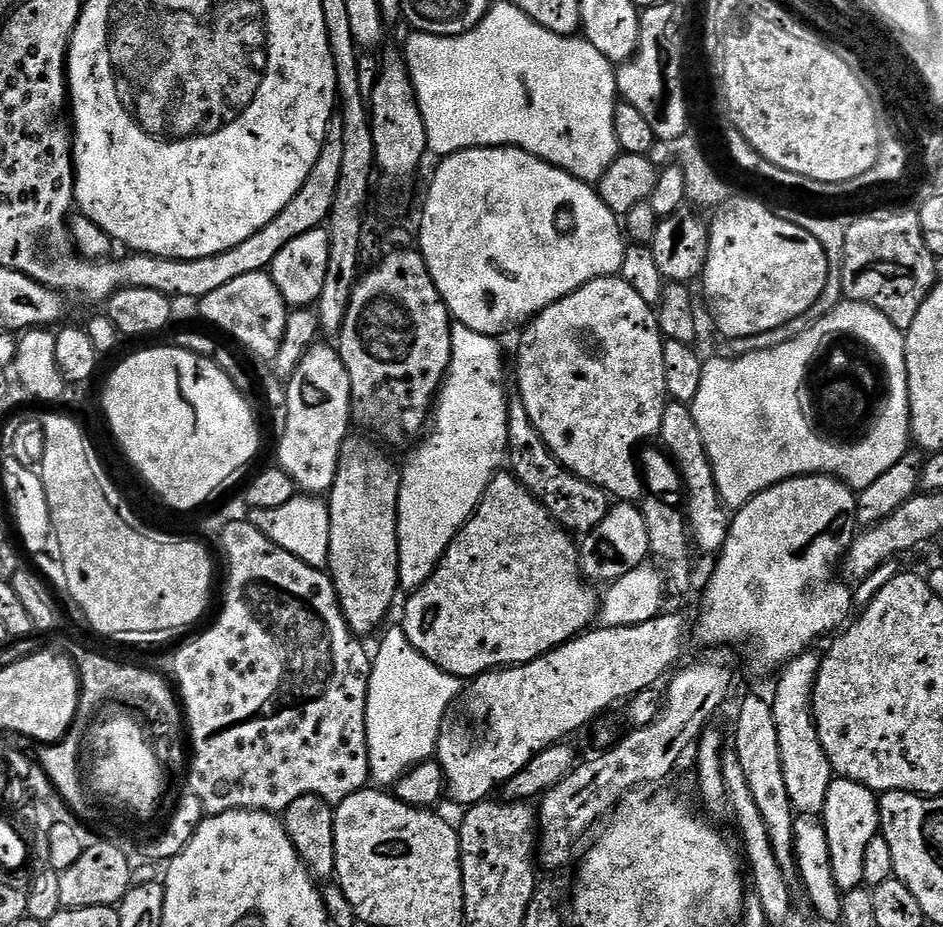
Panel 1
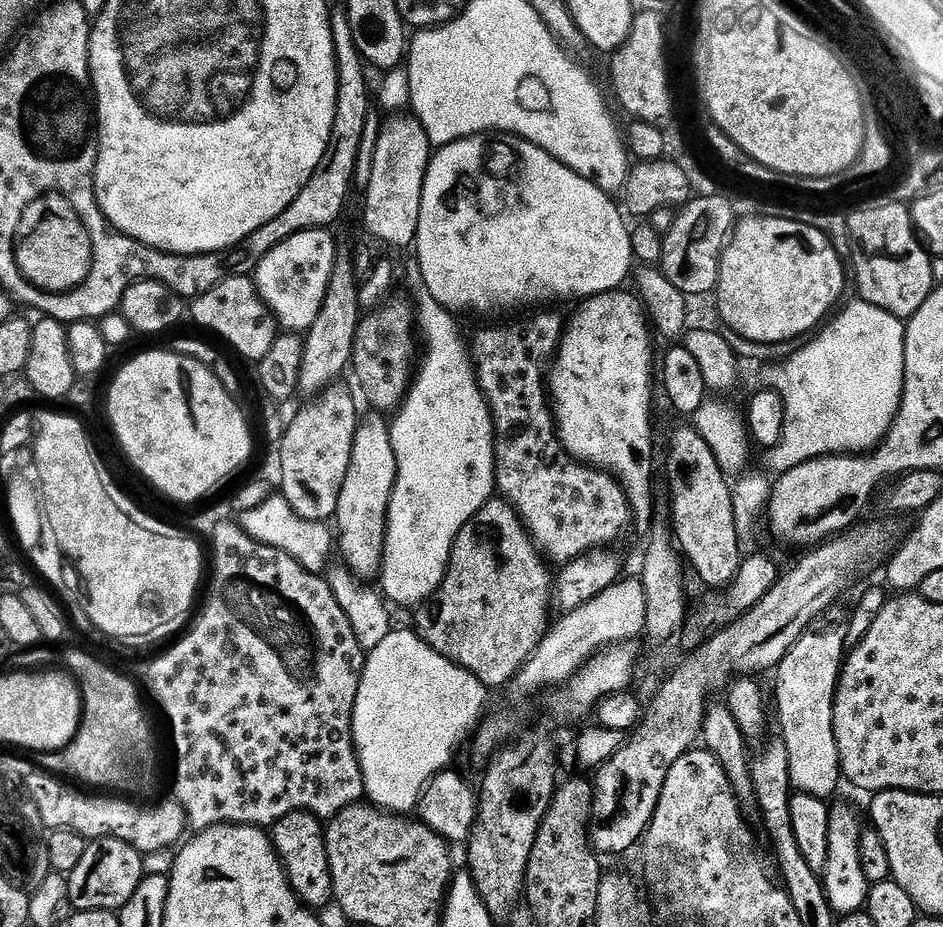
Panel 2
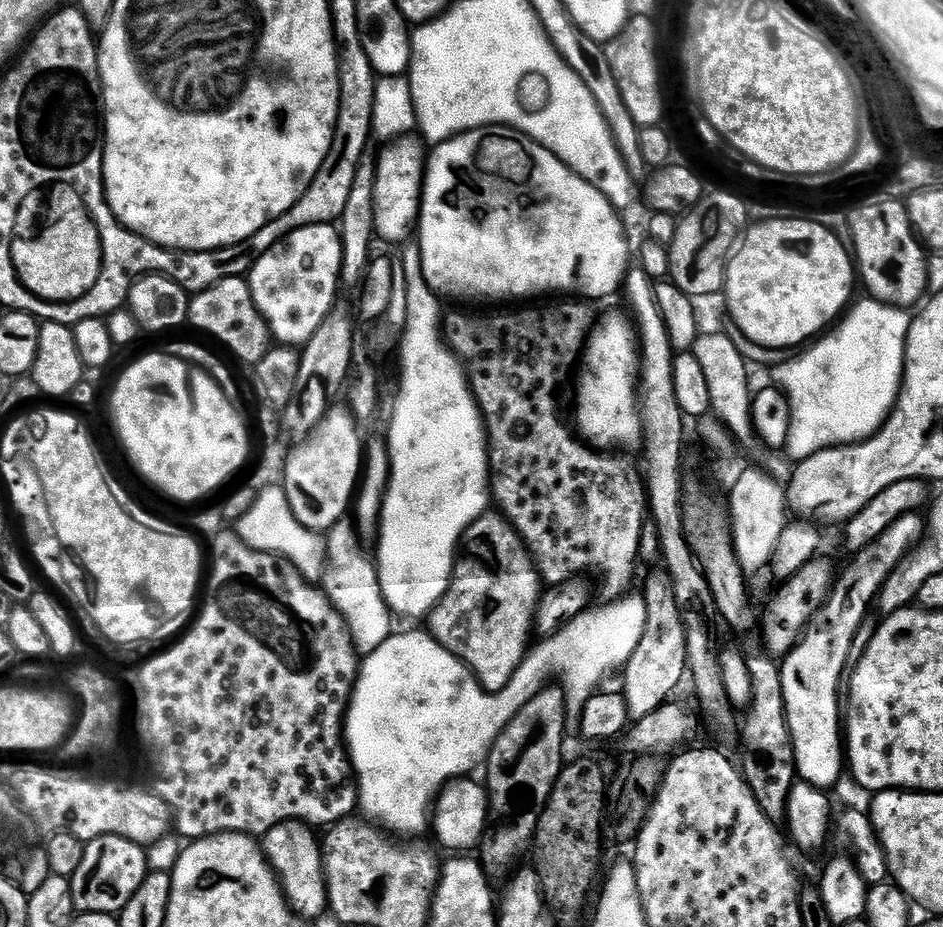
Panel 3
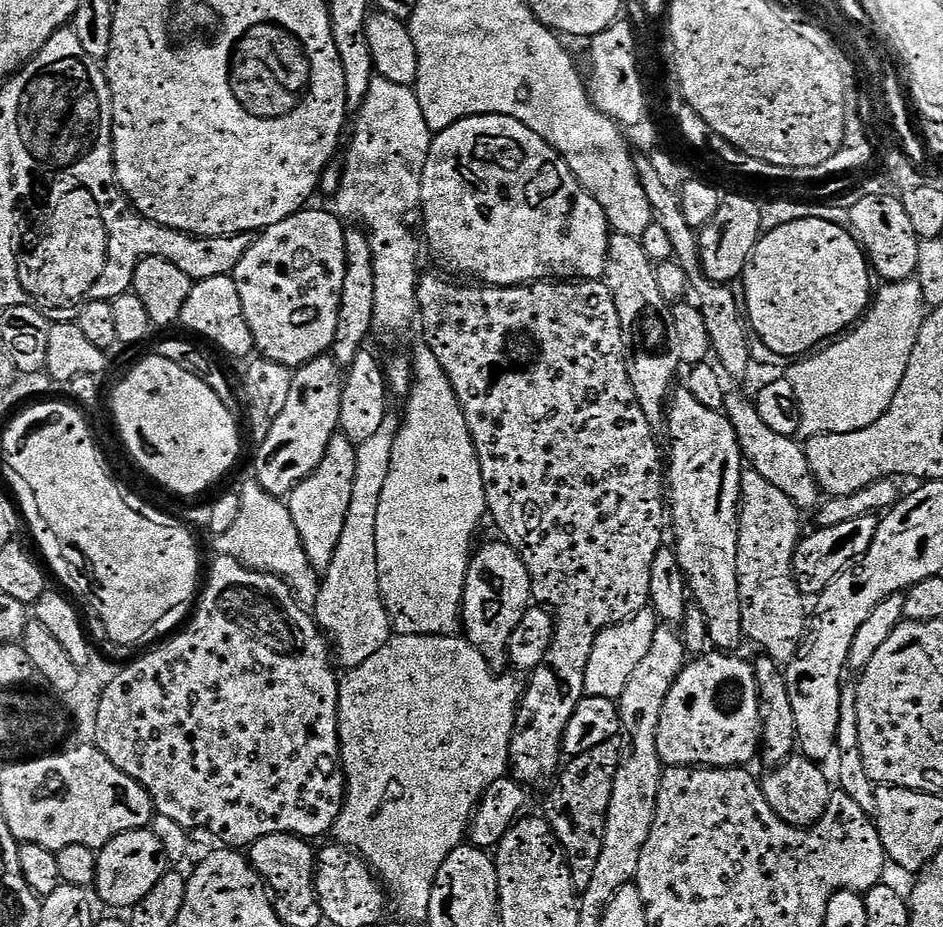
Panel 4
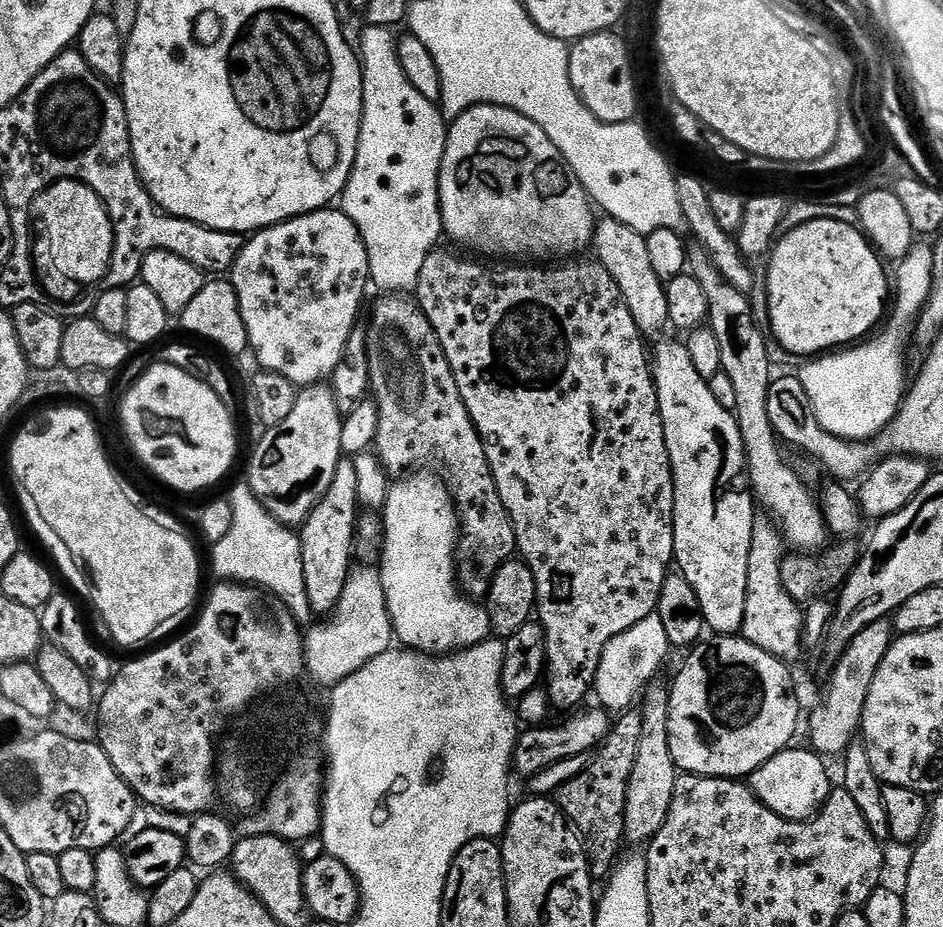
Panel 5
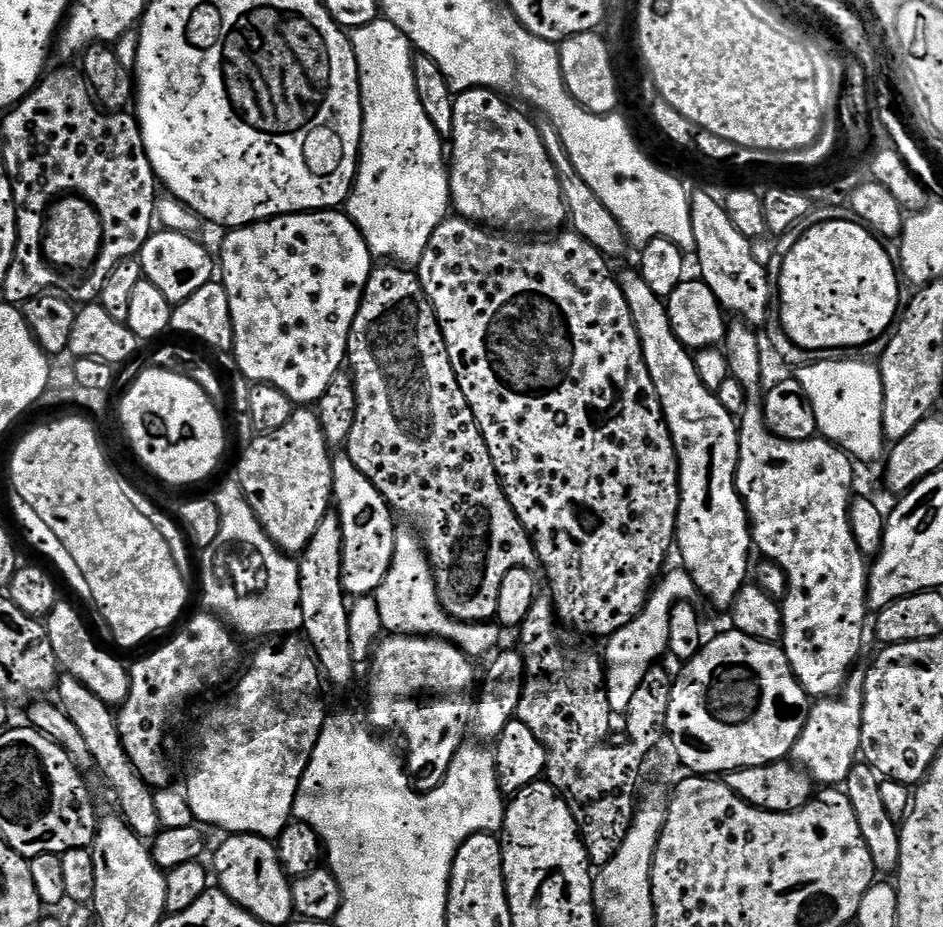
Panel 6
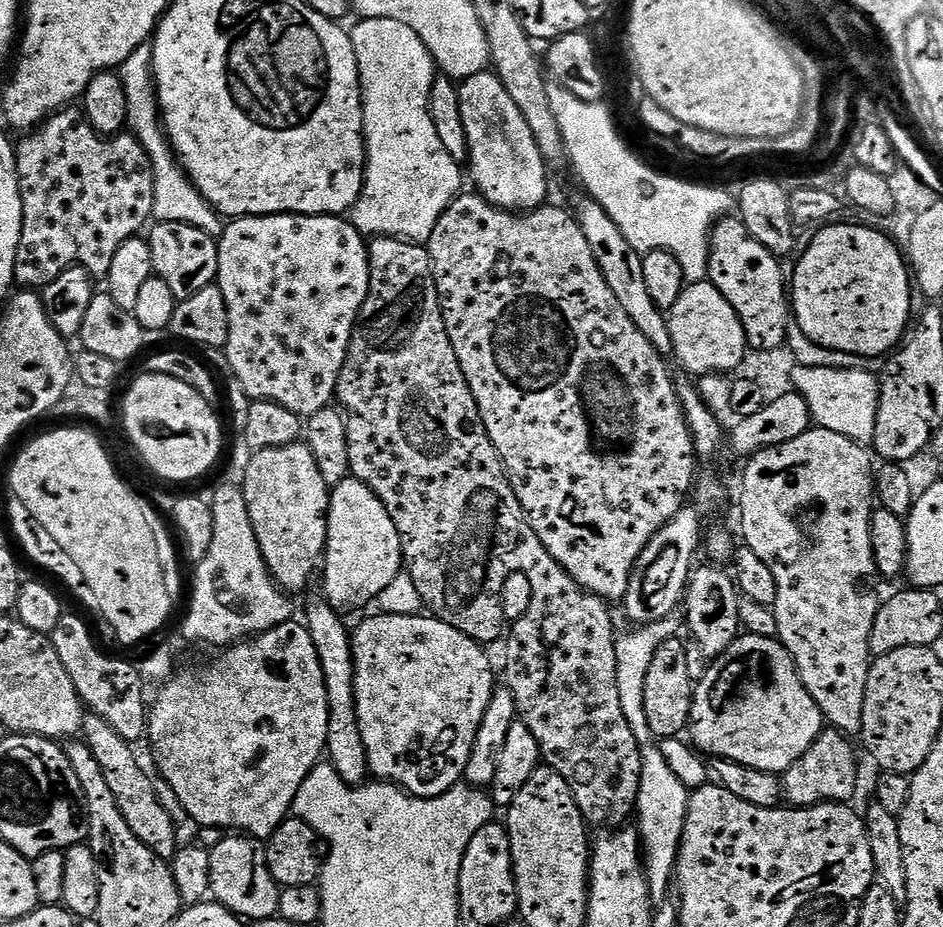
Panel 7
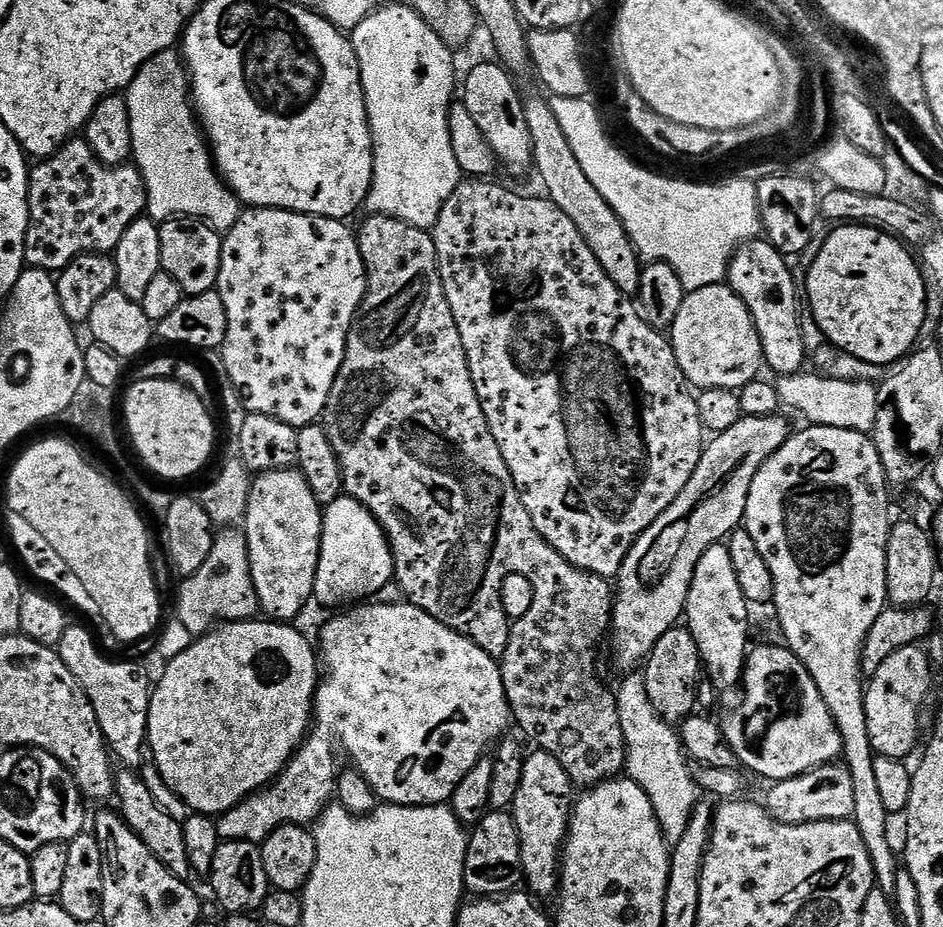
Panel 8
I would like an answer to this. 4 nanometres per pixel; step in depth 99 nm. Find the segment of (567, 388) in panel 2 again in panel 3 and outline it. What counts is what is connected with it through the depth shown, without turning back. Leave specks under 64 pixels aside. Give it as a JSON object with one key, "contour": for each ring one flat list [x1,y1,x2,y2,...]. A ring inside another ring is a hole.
{"contour":[[616,312,609,316,601,315,582,356,585,372,580,380,580,393,576,396,576,420,580,423,579,435,594,446,624,444,641,435,637,380,640,371,638,333,629,317,624,316]]}

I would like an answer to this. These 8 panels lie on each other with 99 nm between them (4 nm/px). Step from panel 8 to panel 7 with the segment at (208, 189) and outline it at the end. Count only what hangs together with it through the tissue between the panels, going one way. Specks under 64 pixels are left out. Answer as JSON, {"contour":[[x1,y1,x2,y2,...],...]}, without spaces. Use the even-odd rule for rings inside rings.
{"contour":[[145,46,139,48,119,69,122,82,126,86,126,110,128,111,128,128,146,150,152,163,154,182,153,217,159,223,182,222,190,226,198,226,198,230,206,230,206,234,219,237,224,231,225,221,212,205,206,202,204,195,192,185,188,173,184,171,172,145,162,127,160,101,156,99,156,82,152,78,152,50]]}

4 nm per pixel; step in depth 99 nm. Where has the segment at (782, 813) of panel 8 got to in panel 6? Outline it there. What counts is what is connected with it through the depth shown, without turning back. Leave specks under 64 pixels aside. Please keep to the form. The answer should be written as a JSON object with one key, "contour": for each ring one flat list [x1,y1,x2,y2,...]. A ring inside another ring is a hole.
{"contour":[[863,667,848,673,848,681,835,696,820,698,809,707,808,721,794,746,791,759,820,786,844,786,861,755,862,714,864,713]]}

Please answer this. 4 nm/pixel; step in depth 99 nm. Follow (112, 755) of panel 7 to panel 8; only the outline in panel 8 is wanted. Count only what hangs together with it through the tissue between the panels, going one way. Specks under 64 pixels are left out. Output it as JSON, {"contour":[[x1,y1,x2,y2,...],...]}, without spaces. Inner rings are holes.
{"contour":[[132,770,116,772,114,800,115,803,120,803,118,805,120,815,124,817,130,830,134,830,134,834,138,834,138,838,142,838,142,842,146,842,146,850,150,850,150,854,154,854,154,858,158,858,158,862,162,862,162,866,166,866,166,870,170,870,170,874,174,874,180,880,191,881,194,873,190,866,190,858,186,855,183,823,179,819,176,821,166,809,160,808,151,786,142,777,136,775,140,774]]}

